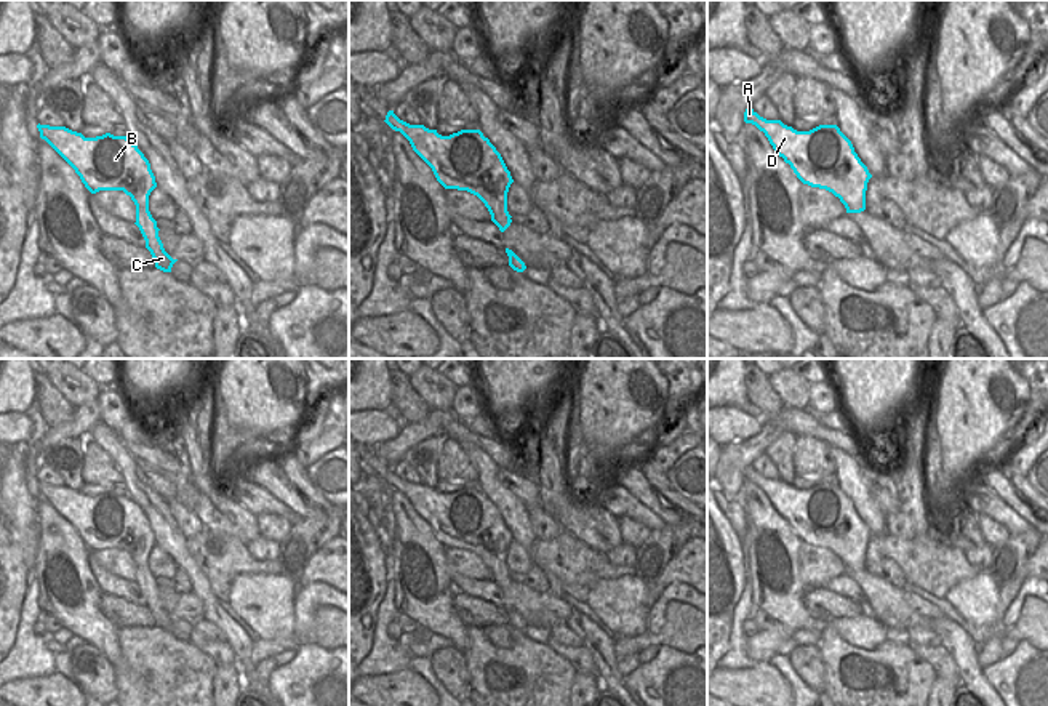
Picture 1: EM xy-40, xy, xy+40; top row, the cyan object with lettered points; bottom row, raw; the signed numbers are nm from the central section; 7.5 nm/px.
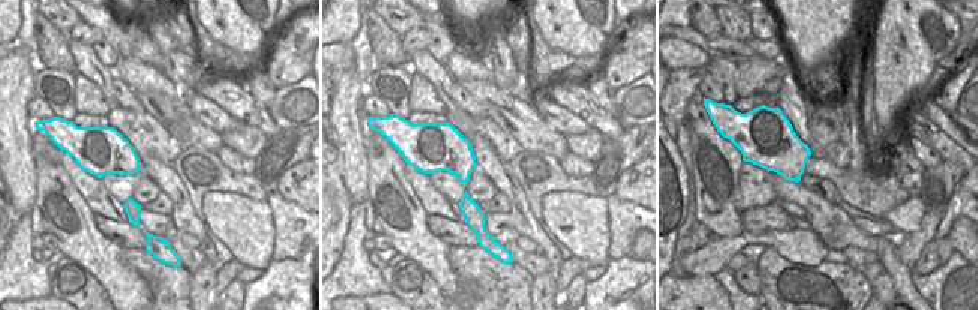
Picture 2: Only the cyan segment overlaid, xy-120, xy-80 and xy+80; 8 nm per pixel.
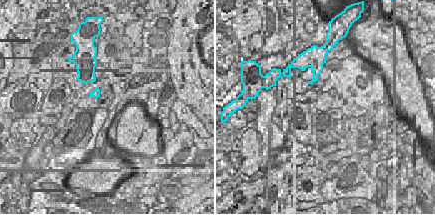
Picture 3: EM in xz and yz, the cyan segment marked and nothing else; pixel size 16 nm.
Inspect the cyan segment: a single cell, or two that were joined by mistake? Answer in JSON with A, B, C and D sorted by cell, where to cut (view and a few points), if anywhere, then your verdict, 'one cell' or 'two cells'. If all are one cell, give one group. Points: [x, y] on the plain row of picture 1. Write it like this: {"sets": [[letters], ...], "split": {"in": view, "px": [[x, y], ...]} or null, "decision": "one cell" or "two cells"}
{"sets": [["A", "B", "C", "D"]], "split": null, "decision": "one cell"}

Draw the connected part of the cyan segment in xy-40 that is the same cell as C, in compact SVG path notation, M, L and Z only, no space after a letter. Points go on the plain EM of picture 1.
M37 483L45 498L80 535L85 546L99 549L123 549L136 564L136 584L146 607L150 610L155 626L171 631L173 618L158 596L157 580L149 570L149 554L157 546L149 519L126 495L106 491L85 496L66 485Z

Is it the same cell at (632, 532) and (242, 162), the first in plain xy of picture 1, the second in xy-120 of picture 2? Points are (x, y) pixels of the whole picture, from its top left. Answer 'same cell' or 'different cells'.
different cells

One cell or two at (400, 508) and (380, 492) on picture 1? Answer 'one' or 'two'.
two

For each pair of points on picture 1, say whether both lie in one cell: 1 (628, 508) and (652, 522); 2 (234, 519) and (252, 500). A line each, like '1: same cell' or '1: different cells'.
1: same cell
2: different cells

